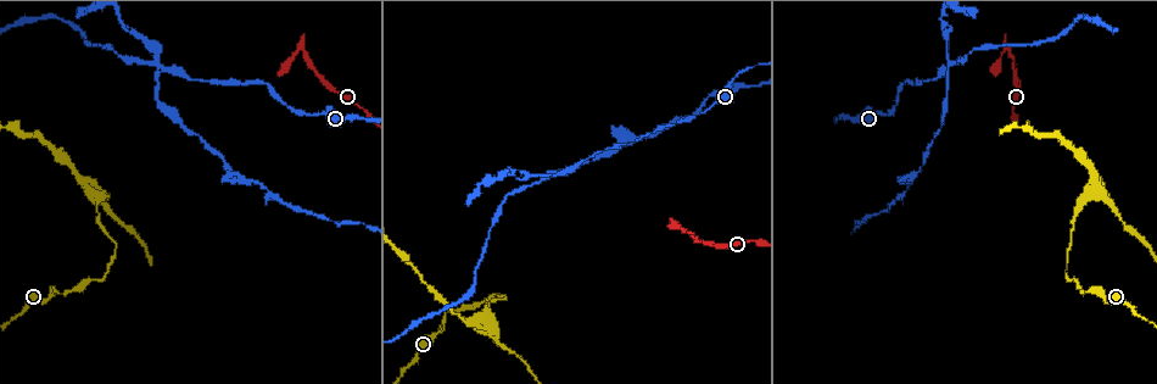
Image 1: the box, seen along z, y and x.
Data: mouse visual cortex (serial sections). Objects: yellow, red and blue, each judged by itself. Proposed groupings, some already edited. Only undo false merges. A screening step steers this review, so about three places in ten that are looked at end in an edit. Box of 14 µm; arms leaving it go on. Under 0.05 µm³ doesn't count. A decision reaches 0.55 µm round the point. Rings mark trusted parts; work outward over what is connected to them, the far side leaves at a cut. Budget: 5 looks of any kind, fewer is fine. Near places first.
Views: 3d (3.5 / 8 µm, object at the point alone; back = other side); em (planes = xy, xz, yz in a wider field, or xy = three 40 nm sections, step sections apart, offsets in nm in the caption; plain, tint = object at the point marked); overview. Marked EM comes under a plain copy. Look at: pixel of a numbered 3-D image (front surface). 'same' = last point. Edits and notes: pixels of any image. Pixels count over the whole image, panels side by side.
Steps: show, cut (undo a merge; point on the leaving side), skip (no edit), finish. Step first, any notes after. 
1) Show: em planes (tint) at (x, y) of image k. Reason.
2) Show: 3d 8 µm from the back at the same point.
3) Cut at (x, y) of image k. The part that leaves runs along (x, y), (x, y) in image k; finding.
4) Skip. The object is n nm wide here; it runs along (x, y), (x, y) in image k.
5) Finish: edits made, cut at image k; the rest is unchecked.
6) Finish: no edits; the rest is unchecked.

Show: 3d 8 µm at (293, 58) of image 1. Narrows sharply.

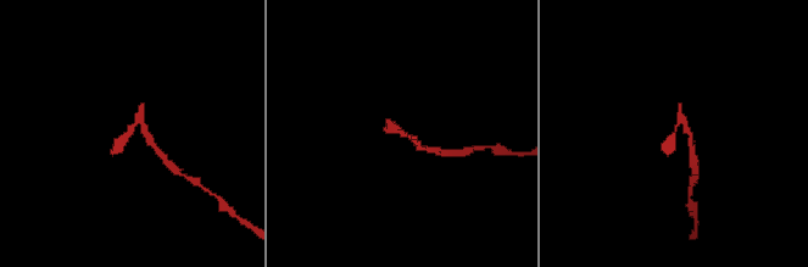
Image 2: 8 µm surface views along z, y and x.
Show: em xy step 5 (tint) at (675, 134) of image 2.

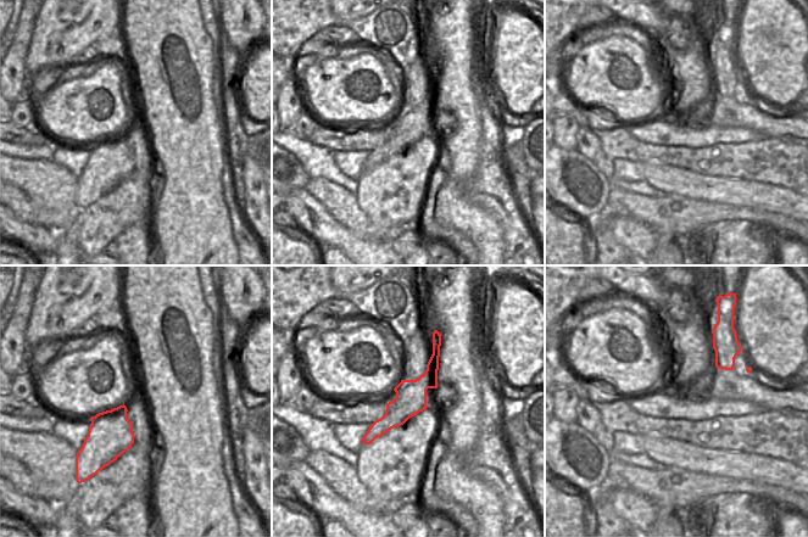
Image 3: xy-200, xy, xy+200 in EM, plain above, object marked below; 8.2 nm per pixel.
Cut at (393, 127) of image 2. The part that leaves runs along (137, 123), (112, 156) in image 2; two cells meet here.

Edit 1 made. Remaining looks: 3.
Show: overview. See it whole again.

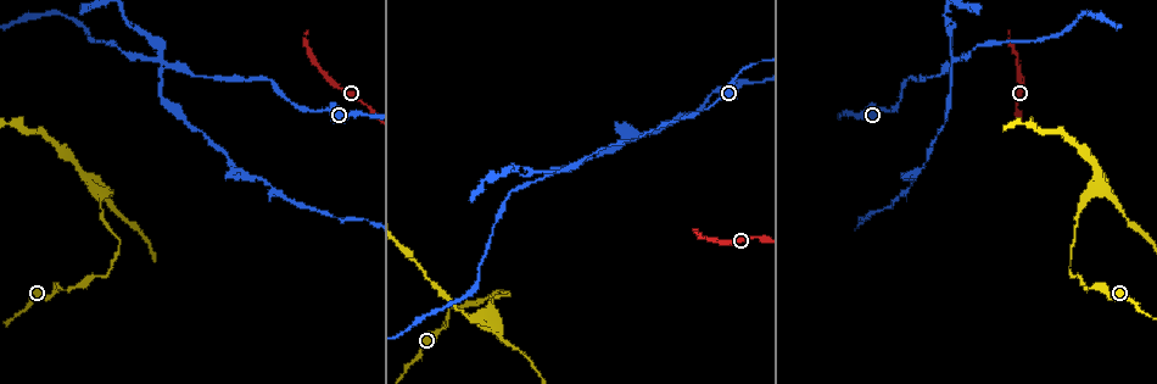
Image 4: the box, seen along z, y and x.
Show: 3d 8 µm at (502, 290) of image 4.

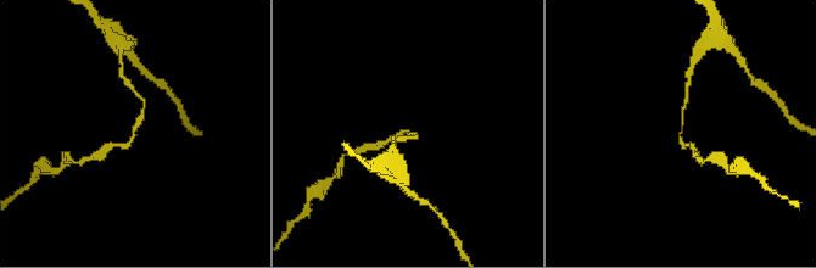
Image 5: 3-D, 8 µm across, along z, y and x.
Show: em planes (tint) at (682, 126) of image 5. The arms are 150, 150 nm wide; now the EM.

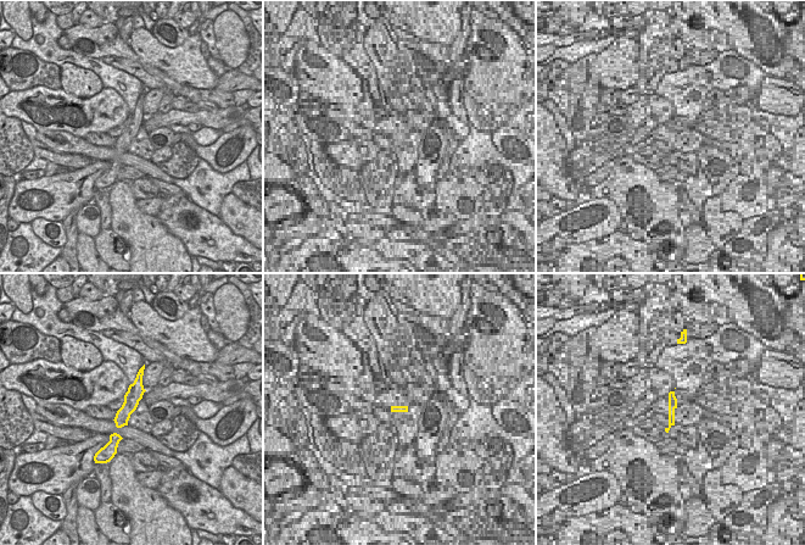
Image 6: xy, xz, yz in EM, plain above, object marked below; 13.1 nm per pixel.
Skip. It runs along (139, 377), (130, 404), (118, 423) in image 6; all the same cell.

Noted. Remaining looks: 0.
Finish: edits made, cut at image 2; the rest is unchecked.

